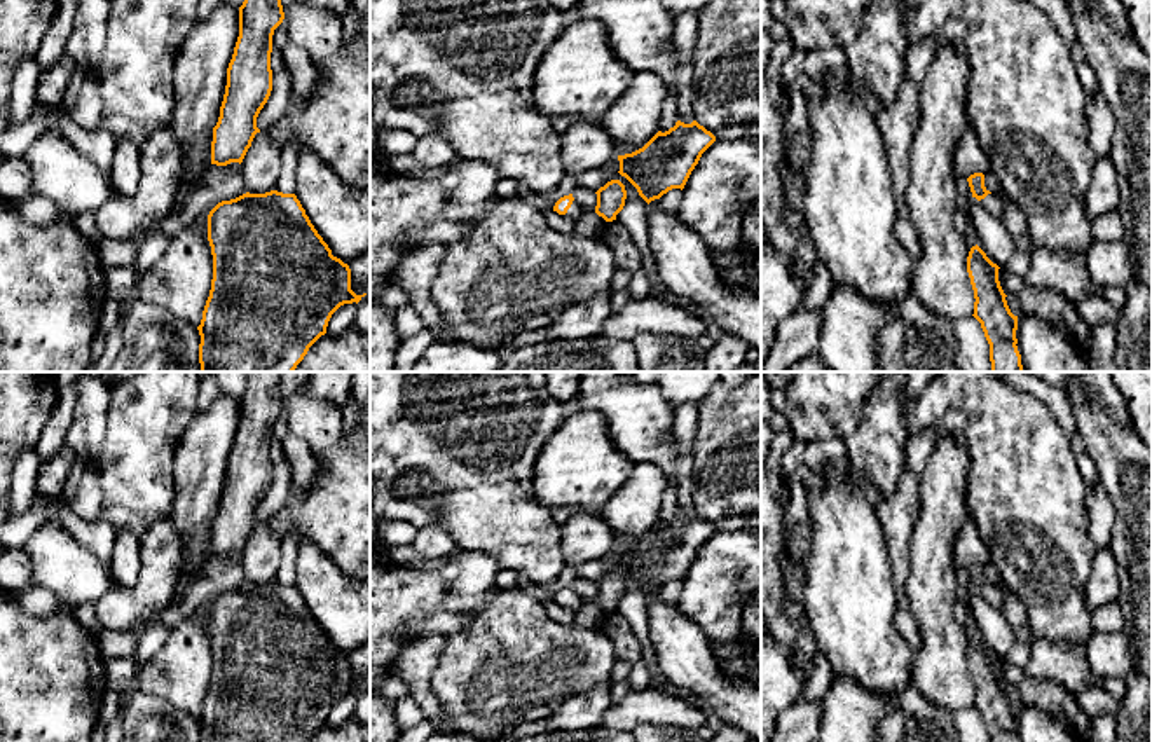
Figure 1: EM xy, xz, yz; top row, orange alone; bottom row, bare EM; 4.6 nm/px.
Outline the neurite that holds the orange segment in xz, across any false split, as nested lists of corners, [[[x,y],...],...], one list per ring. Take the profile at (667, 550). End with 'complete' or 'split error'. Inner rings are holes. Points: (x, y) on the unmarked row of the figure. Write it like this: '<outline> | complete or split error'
[[[696,512],[658,522],[642,539],[618,546],[620,566],[625,567],[649,595],[672,580],[684,580],[702,545],[716,527]]] | complete

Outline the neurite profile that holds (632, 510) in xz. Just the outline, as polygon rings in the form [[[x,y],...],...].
[[[637,463],[628,480],[616,489],[600,510],[618,546],[642,539],[656,524],[669,477],[651,463]]]

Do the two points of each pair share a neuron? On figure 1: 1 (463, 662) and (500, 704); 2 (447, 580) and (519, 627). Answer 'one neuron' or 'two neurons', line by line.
1: one neuron
2: two neurons

